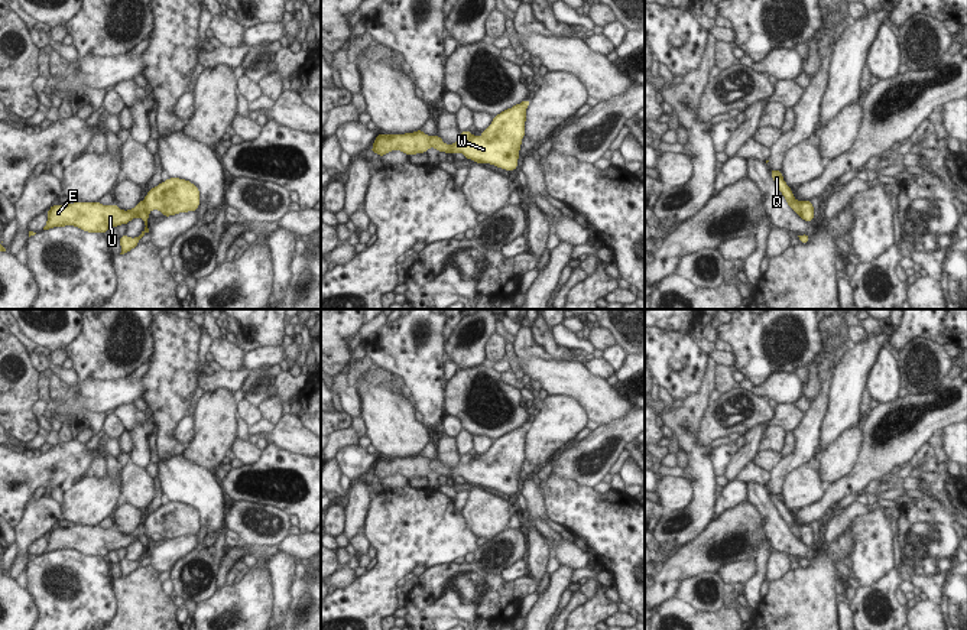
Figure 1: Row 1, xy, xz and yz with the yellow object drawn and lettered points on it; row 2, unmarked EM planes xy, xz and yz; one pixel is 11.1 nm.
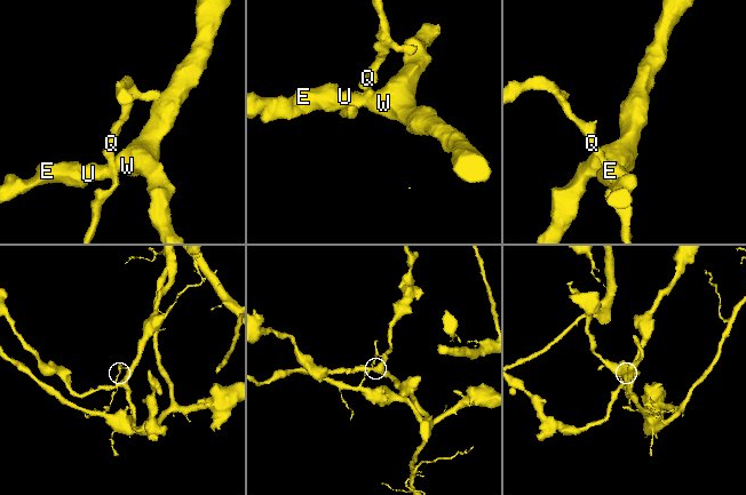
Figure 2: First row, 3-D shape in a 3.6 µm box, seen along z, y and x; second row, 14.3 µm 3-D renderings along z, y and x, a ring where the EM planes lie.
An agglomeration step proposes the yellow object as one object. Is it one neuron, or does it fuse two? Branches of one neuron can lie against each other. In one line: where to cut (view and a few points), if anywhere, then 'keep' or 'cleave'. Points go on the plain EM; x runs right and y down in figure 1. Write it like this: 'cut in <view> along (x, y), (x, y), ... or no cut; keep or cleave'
cut in xy along (140, 525), (140, 531), (148, 538); cleave

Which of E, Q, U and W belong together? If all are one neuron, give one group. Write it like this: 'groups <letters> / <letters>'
groups E U W / Q

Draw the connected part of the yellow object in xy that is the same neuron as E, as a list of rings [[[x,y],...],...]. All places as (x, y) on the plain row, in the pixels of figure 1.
[[[169,501],[152,512],[140,529],[137,527],[127,535],[120,533],[116,527],[101,529],[98,525],[52,529],[46,536],[48,546],[43,553],[74,549],[87,556],[106,558],[110,551],[126,549],[136,542],[139,532],[147,538],[158,533],[165,540],[171,540],[179,536],[197,535],[199,527],[199,513],[192,506]]]

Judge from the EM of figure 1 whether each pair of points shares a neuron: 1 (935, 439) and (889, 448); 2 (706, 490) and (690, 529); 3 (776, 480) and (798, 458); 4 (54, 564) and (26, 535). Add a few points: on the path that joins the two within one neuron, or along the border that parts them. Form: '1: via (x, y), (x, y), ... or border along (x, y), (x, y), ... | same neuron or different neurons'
1: border along (943, 428), (927, 441) | different neurons
2: via (704, 500), (701, 512), (694, 519) | same neuron
3: via (778, 474), (792, 460) | same neuron
4: border along (28, 559), (25, 565) | different neurons

